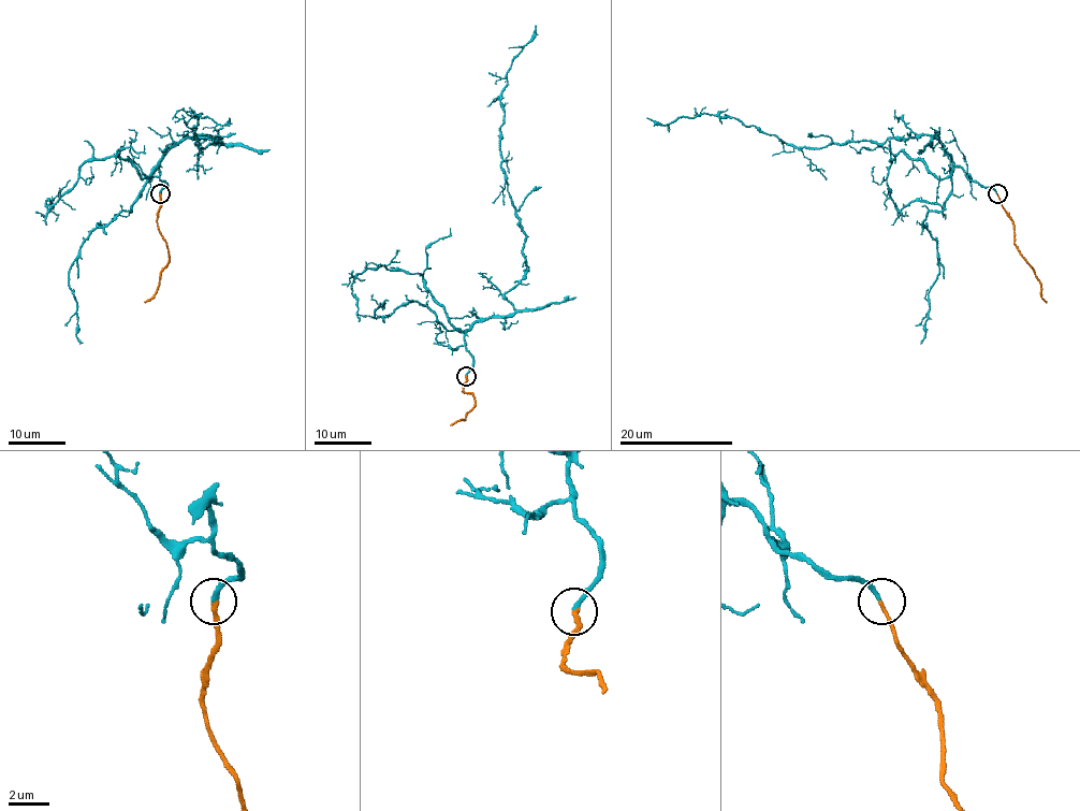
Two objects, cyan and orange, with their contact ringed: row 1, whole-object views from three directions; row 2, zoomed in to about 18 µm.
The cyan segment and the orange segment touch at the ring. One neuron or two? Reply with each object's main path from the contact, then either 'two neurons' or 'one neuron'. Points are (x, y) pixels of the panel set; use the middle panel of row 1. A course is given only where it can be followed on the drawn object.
course cyan (465, 376), (472, 359), (464, 335), (515, 310), (505, 293), (526, 270), (499, 134), (508, 72), (535, 25); course orange (465, 376), (463, 390), (471, 392), (476, 405), (464, 419), (450, 424); one neuron

